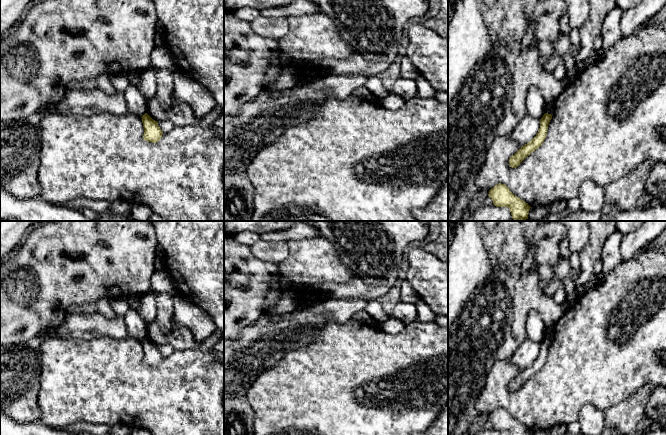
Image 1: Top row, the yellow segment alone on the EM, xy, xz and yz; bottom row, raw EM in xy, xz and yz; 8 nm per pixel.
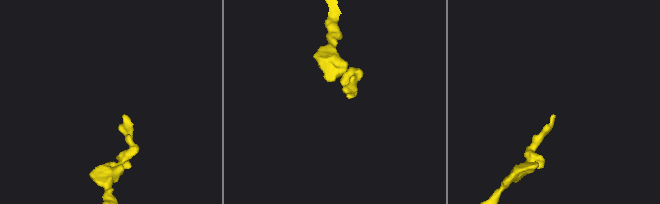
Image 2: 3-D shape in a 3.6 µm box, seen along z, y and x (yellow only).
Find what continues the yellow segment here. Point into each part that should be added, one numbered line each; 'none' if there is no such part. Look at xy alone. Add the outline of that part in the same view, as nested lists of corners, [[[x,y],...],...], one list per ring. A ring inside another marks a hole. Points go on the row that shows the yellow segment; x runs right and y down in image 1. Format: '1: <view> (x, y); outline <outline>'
1: xy (136, 103); outline [[[129,85],[125,90],[124,95],[127,101],[129,112],[142,117],[146,113],[147,106],[144,96],[140,92],[140,90],[138,90],[134,86]]]

